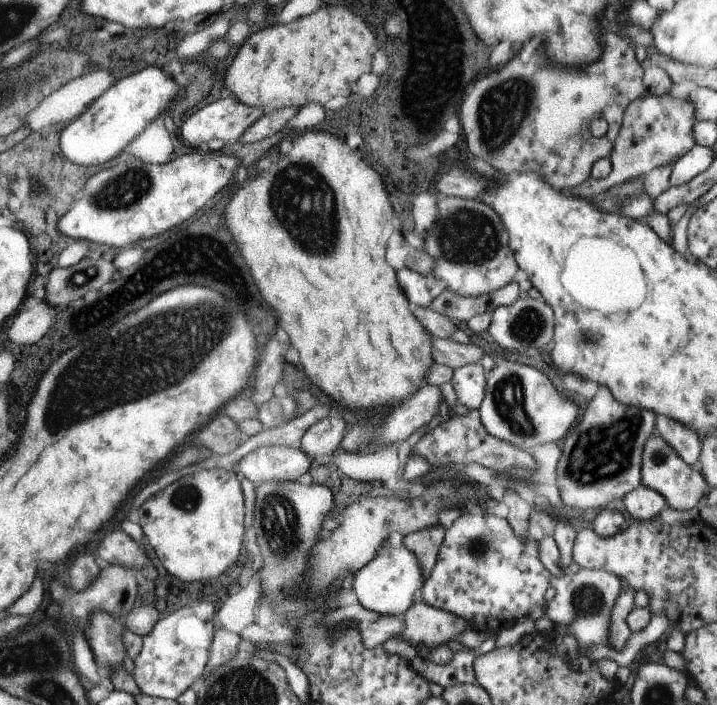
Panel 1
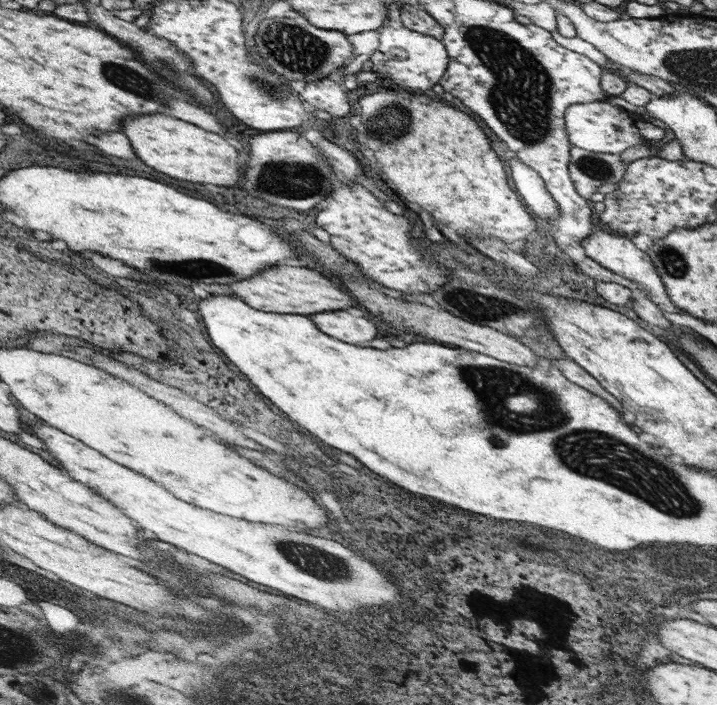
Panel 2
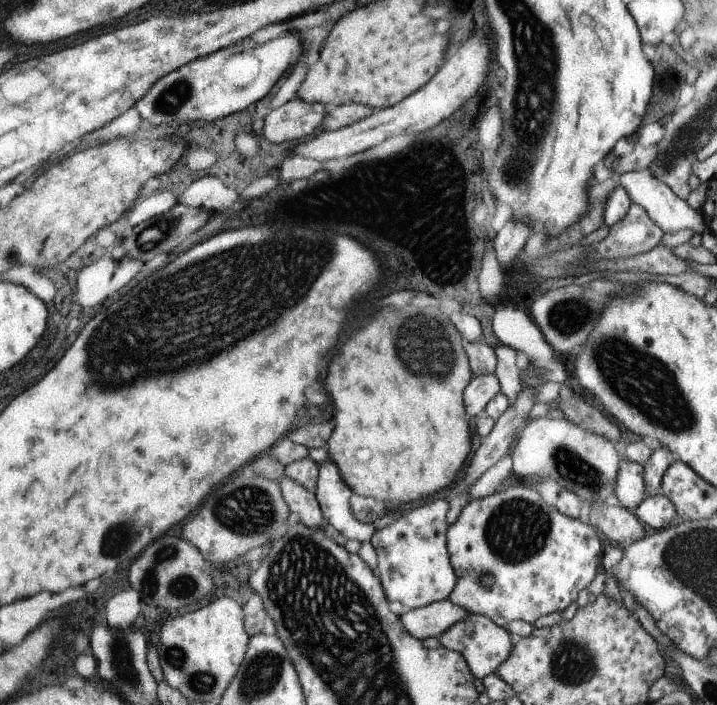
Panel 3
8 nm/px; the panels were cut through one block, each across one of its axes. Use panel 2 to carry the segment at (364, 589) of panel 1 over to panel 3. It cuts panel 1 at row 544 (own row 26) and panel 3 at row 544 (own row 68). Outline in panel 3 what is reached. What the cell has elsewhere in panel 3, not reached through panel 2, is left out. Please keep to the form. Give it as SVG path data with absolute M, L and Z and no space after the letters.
M437 498L433 502L421 504L415 510L407 512L405 516L399 516L397 520L391 520L383 530L371 536L371 546L377 554L377 572L379 580L385 592L385 598L389 602L401 602L405 610L415 610L415 608L425 608L429 604L437 604L441 600L447 600L455 588L455 572L451 568L449 552L447 552L447 522L445 514L449 512L449 500Z

